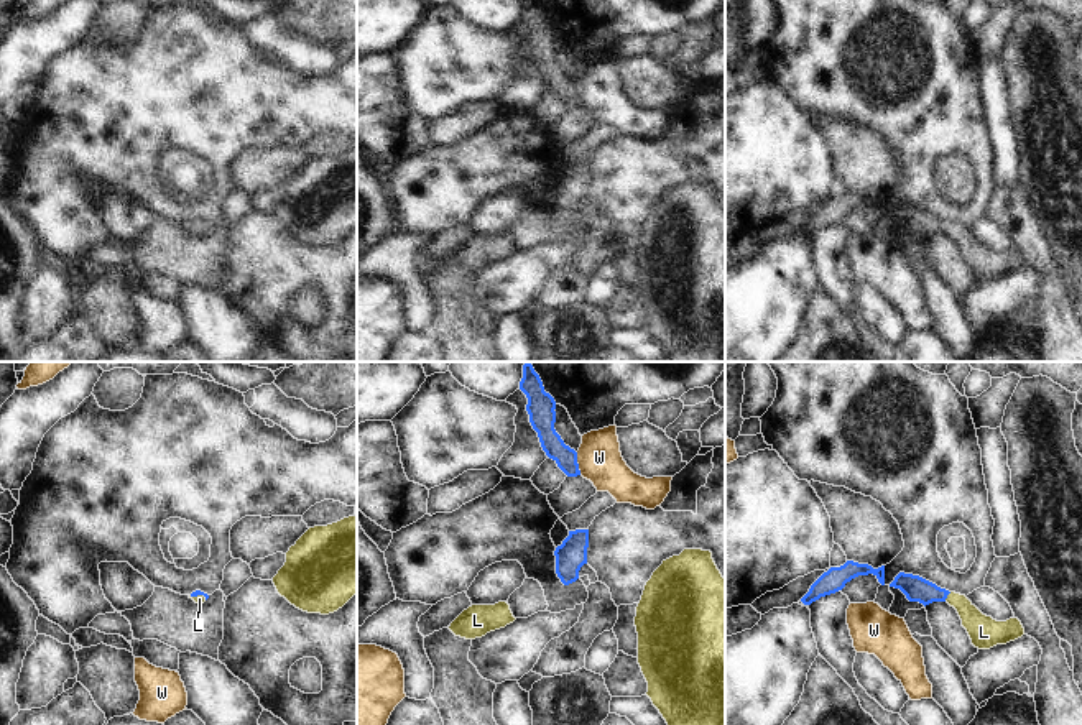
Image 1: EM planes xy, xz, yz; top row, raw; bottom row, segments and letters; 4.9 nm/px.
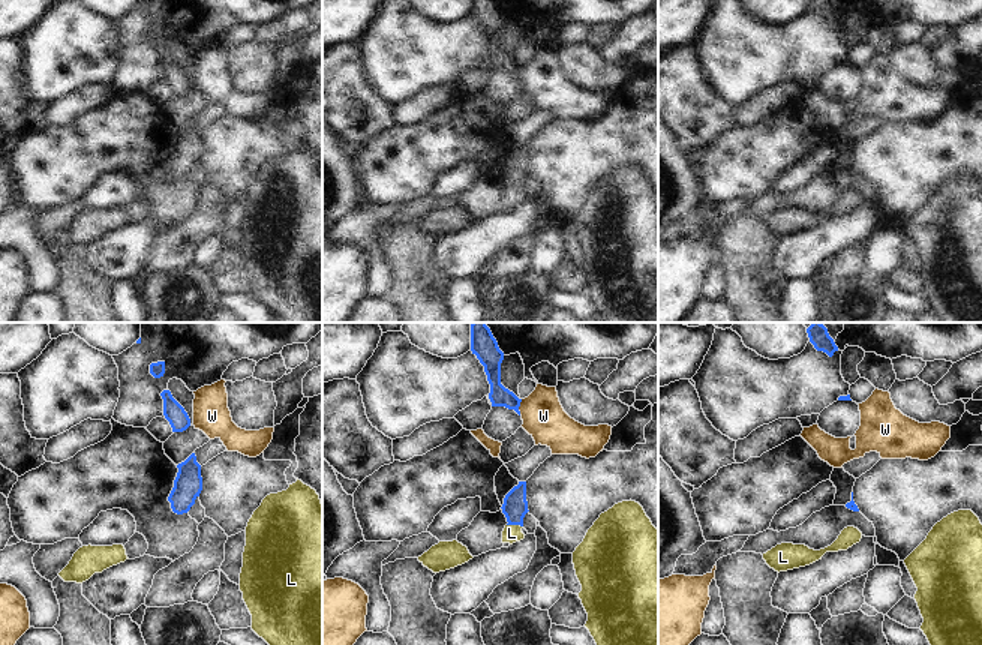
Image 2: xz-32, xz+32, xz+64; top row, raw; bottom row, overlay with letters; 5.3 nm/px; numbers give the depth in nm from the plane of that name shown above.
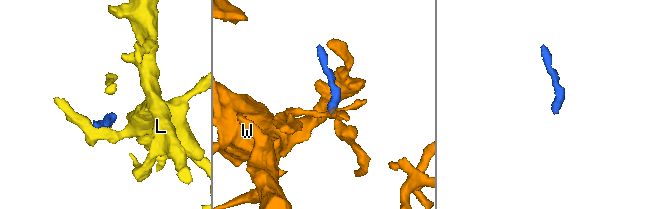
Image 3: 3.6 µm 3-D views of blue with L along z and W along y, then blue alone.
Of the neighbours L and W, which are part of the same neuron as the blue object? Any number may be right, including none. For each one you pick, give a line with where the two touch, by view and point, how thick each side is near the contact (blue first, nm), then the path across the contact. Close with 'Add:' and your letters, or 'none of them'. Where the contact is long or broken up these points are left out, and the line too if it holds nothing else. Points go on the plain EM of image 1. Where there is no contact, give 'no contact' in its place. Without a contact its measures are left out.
L: contact yz (946, 229); calibres 130 and 150 nm; way yz (916, 221), (946, 229), (984, 263)
Add: L

